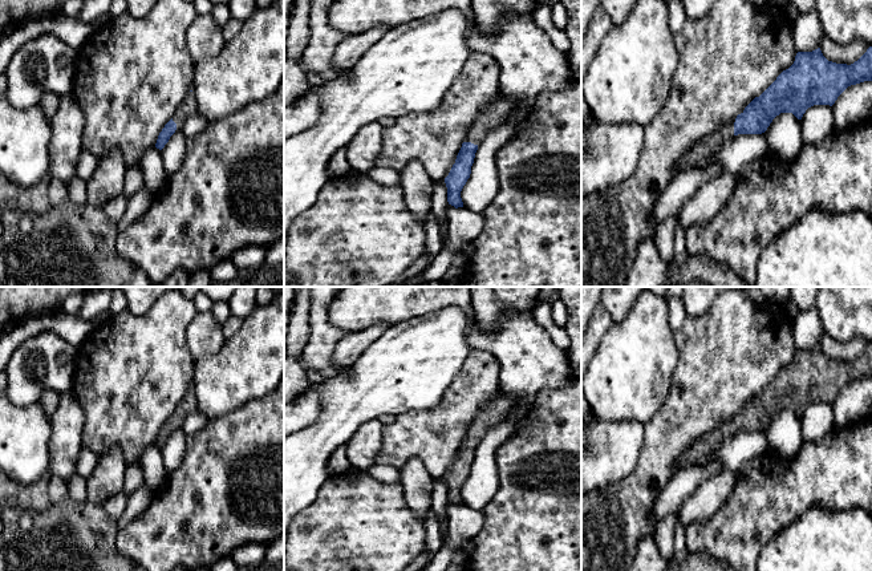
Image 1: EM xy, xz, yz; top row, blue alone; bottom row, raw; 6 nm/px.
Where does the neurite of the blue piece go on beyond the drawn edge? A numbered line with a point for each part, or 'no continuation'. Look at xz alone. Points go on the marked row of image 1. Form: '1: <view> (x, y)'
1: xz (494, 114)

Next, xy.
1: xy (189, 106)

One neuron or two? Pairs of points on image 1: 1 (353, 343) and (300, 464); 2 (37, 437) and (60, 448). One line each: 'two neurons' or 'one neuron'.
1: two neurons
2: two neurons

